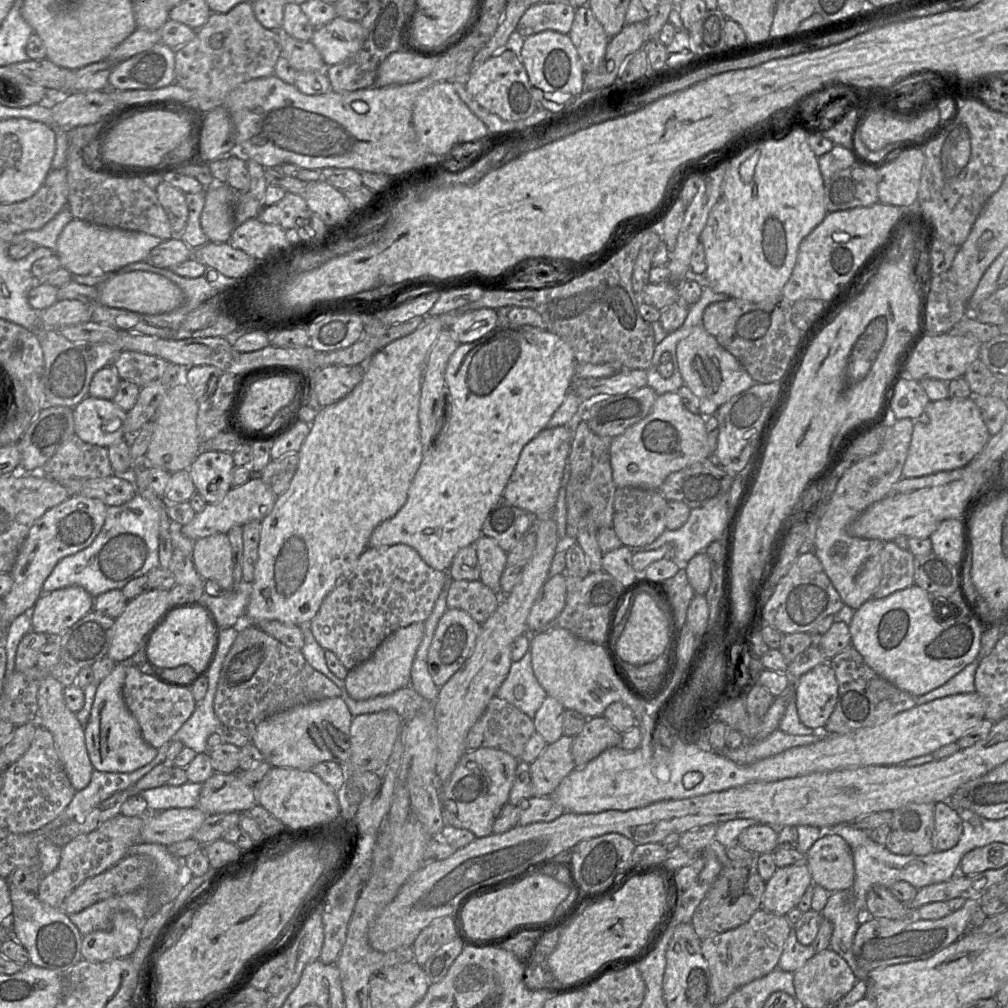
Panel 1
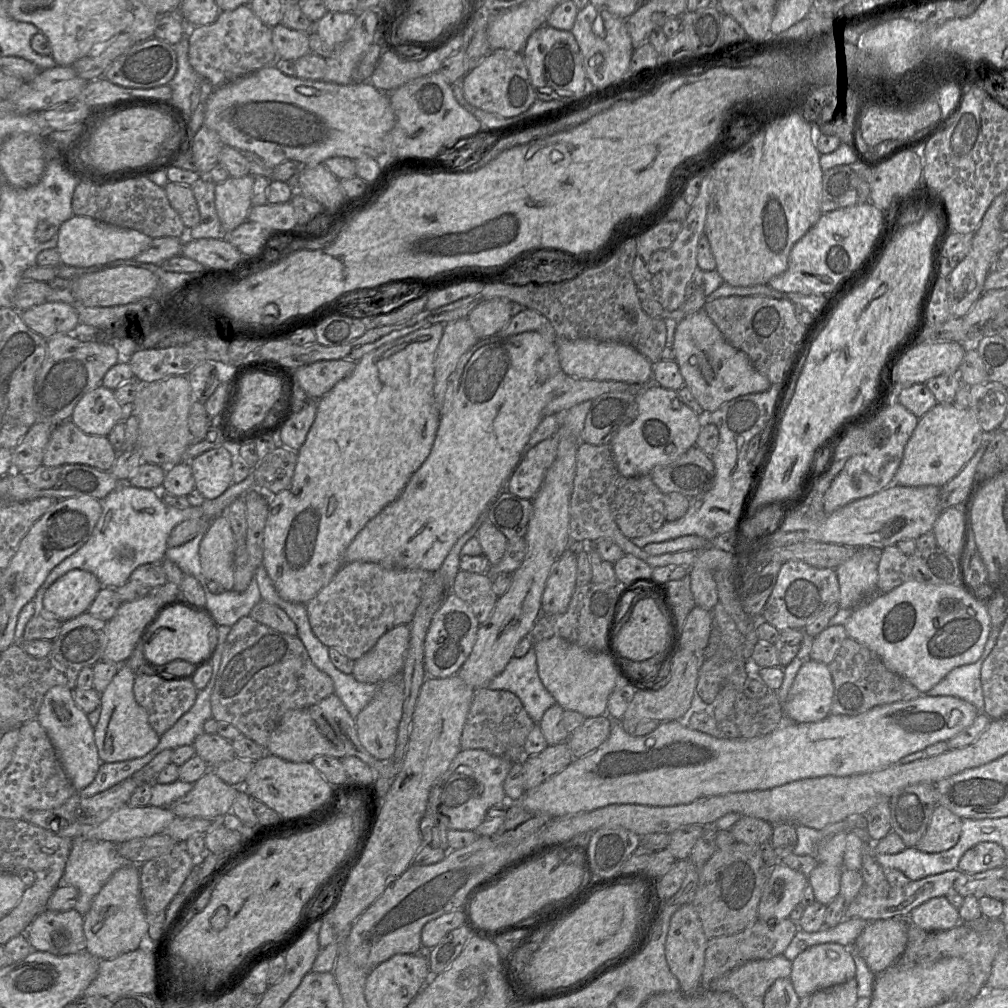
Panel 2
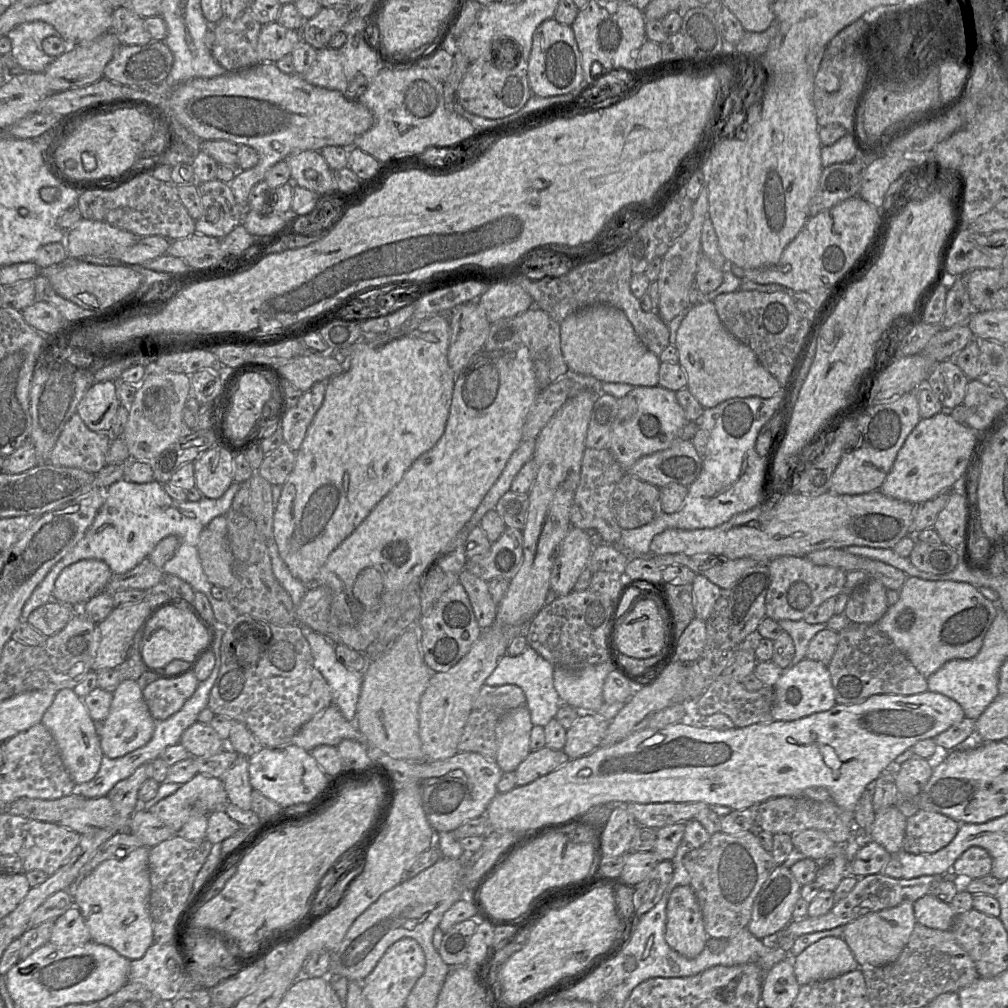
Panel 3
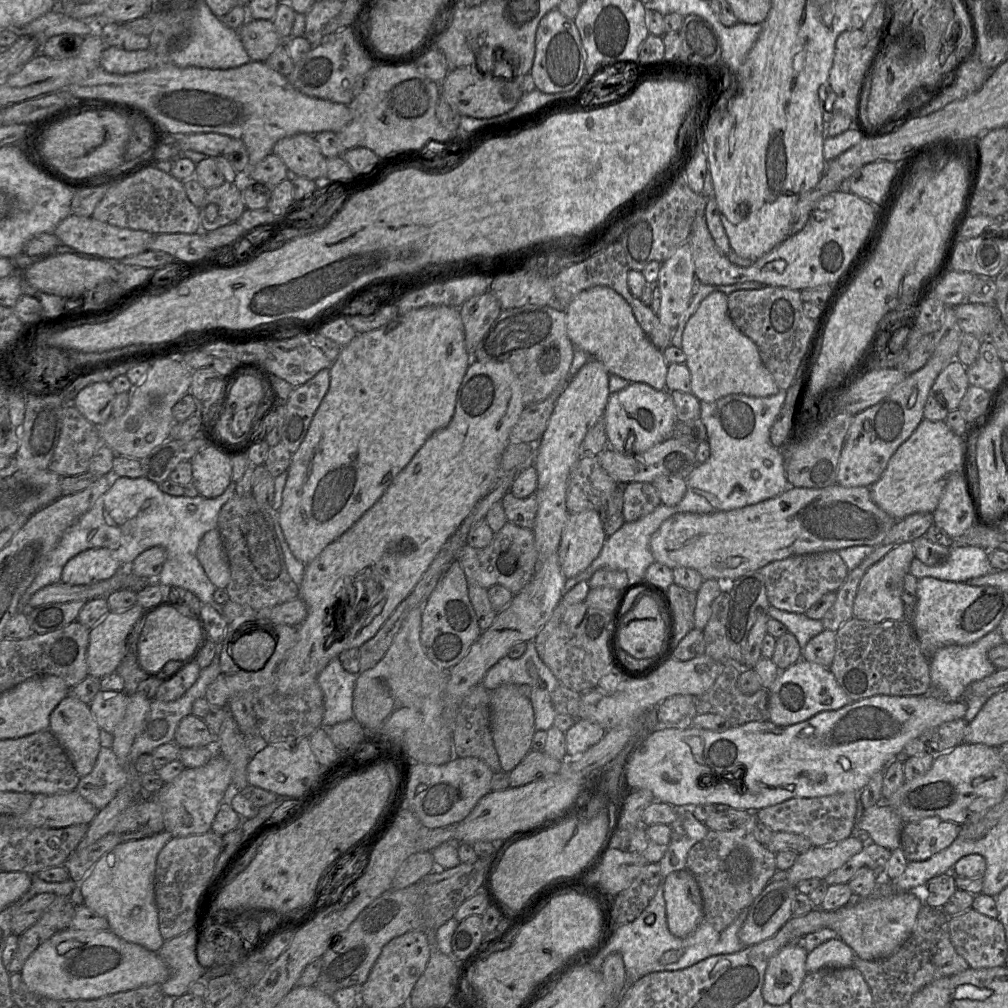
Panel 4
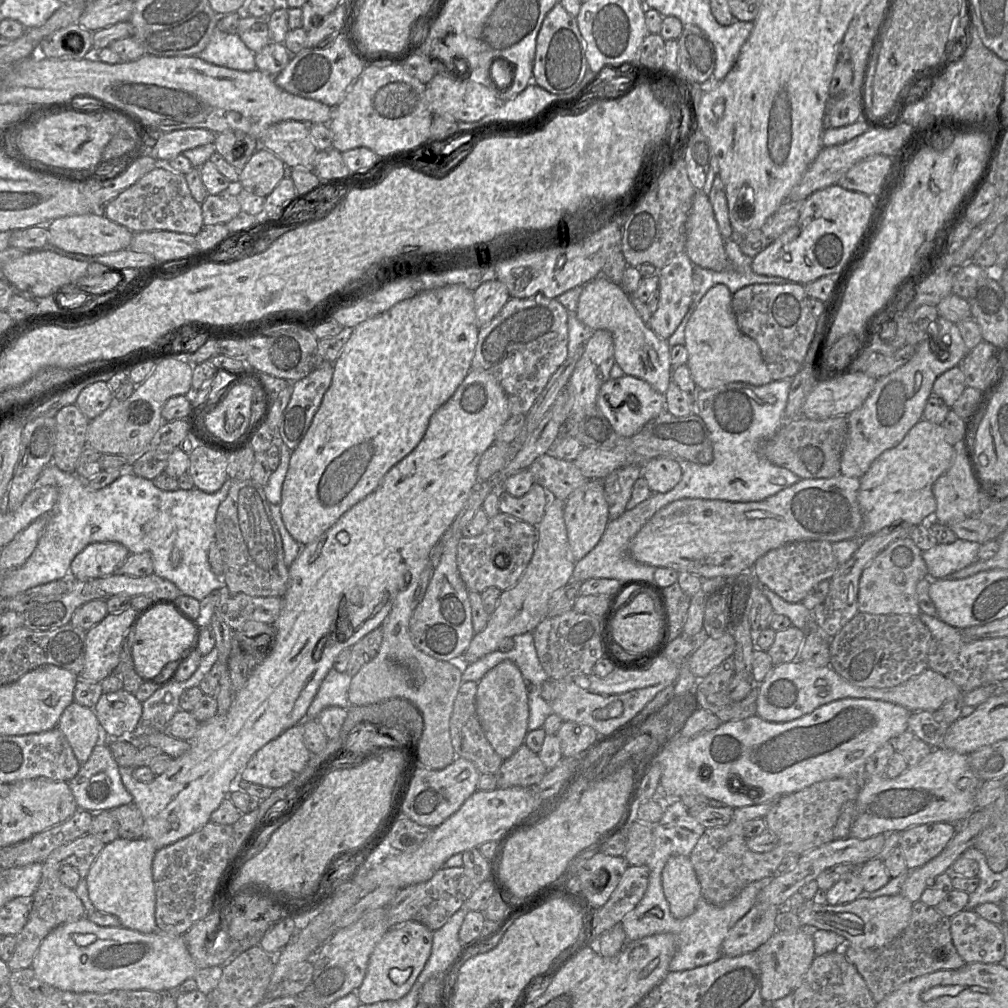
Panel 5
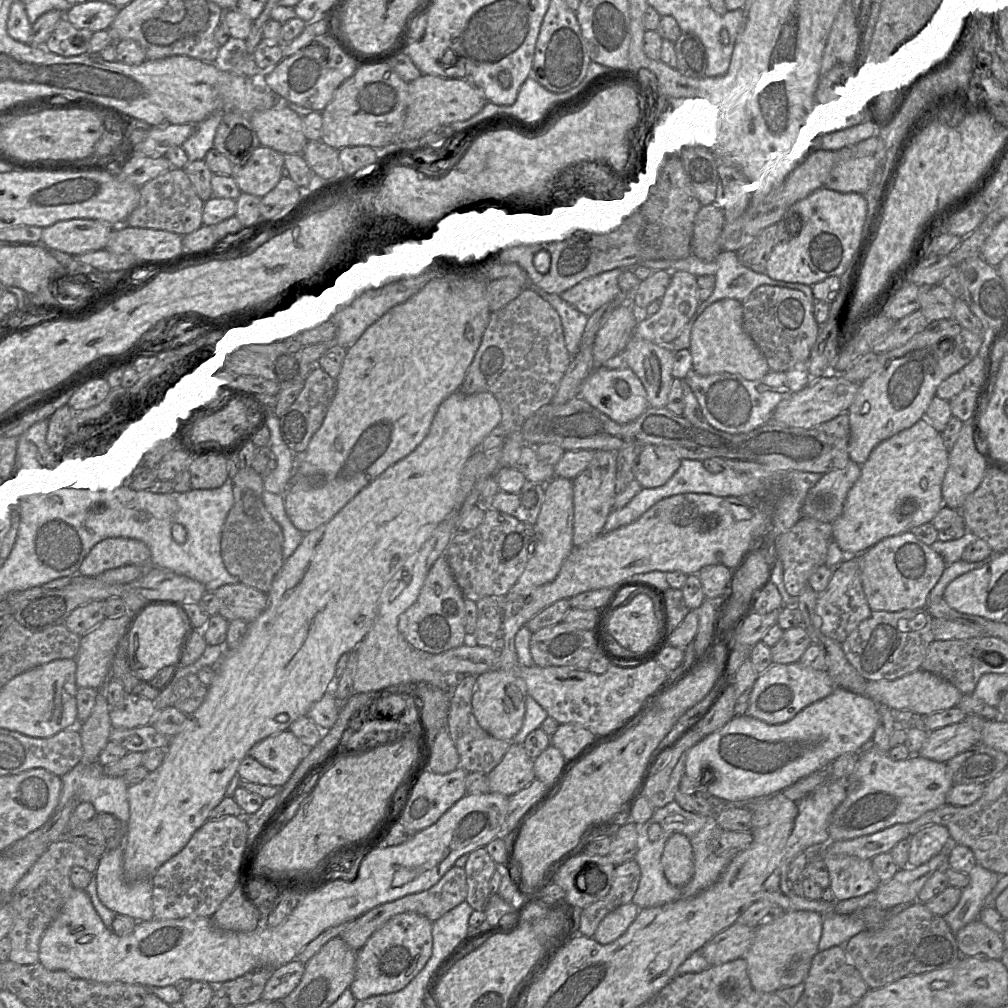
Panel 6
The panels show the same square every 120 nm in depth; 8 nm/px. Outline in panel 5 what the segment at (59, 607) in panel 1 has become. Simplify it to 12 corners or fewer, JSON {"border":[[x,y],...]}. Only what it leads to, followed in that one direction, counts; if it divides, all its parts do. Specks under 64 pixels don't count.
{"border":[[118,542],[91,543],[71,562],[70,576],[111,575],[129,554]]}

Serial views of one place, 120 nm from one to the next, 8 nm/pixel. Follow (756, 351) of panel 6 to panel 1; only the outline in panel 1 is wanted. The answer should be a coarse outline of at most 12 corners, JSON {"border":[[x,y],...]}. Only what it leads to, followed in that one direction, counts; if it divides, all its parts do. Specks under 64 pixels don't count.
{"border":[[703,325],[679,341],[684,385],[705,420],[757,384]]}

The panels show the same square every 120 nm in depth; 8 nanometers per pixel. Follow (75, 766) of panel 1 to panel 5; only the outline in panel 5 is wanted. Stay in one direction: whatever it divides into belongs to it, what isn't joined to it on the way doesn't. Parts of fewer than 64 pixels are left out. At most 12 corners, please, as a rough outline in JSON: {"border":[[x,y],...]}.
{"border":[[75,701],[57,728],[80,765],[102,740],[94,709]]}

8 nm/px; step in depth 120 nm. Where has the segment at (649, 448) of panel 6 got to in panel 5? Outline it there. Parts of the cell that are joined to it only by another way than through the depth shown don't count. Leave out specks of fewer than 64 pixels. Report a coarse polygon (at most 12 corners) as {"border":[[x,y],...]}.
{"border":[[652,458],[642,477],[652,493],[666,493],[681,480],[682,463]]}

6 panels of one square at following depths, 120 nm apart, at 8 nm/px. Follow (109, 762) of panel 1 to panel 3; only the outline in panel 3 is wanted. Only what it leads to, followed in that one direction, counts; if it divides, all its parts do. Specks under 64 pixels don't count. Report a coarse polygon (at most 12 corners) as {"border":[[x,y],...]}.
{"border":[[123,679],[103,721],[103,755],[146,745],[151,716],[137,681]]}

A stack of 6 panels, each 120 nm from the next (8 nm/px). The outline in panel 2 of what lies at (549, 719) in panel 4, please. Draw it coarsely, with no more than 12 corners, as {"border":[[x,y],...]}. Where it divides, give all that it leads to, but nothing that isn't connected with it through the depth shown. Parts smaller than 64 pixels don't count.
{"border":[[533,646],[512,657],[488,688],[515,694],[535,724],[556,704]]}

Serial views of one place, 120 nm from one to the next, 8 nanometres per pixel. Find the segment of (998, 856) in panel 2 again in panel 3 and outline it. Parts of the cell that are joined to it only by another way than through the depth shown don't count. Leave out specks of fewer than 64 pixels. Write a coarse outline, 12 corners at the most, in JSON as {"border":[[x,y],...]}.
{"border":[[970,847],[954,863],[959,882],[990,875],[992,858]]}

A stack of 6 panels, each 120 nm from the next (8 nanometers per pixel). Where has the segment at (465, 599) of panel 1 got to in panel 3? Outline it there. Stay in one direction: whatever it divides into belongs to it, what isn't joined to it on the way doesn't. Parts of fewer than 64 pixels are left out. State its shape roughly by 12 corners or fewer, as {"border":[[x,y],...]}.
{"border":[[467,569],[459,582],[469,597],[478,625],[495,622],[497,605],[488,582]]}

